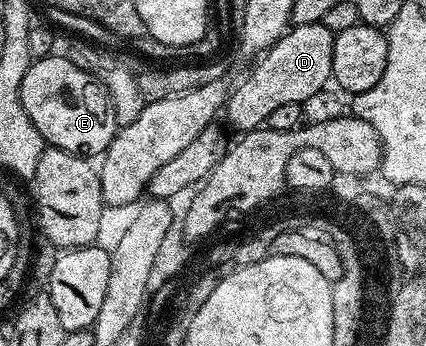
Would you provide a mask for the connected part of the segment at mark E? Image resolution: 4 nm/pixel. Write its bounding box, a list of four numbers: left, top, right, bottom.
[20,56,118,156]

